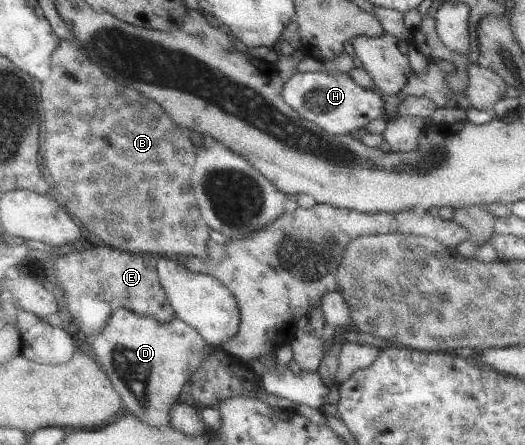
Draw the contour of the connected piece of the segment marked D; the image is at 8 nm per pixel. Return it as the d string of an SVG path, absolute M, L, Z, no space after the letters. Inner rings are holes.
M114 308L106 326L92 338L90 350L120 395L123 408L140 423L153 428L169 424L171 406L183 399L182 384L200 367L208 349L215 348L178 318L160 324L154 318L138 316L130 308Z

